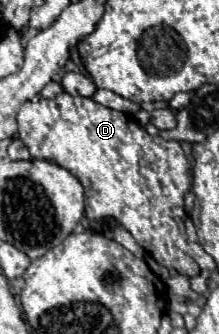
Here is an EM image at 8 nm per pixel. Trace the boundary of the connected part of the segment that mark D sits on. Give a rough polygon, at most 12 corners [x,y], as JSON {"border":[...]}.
{"border":[[61,92],[17,114],[31,158],[73,172],[165,268],[183,252],[179,142]]}

